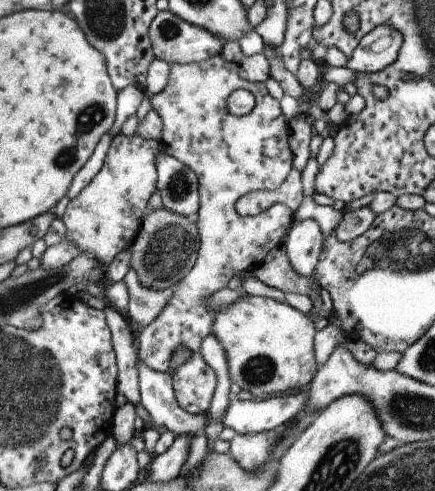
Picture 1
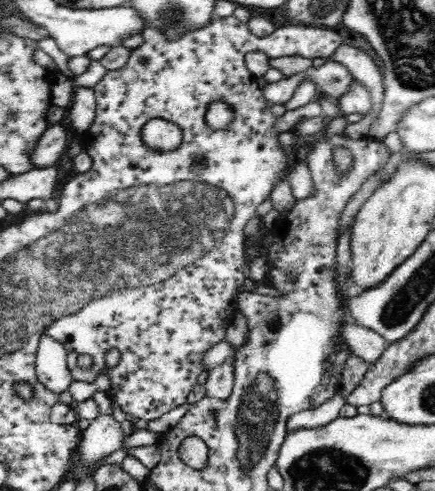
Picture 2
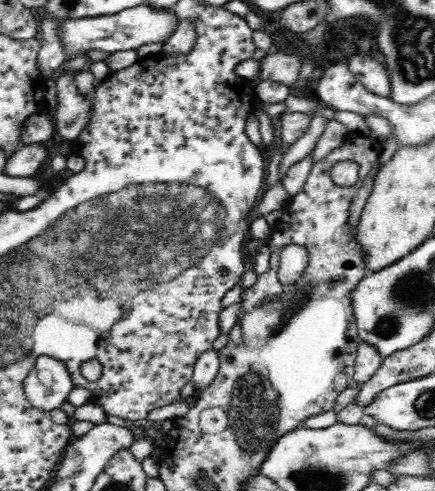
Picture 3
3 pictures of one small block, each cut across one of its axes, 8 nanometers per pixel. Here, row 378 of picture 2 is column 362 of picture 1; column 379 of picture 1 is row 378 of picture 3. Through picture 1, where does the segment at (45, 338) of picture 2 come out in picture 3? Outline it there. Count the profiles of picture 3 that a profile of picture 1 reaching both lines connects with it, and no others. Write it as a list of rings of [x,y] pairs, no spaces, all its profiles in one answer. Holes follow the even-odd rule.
[[[40,356],[24,380],[24,396],[30,406],[48,414],[68,402],[74,388],[66,364],[50,356]]]

